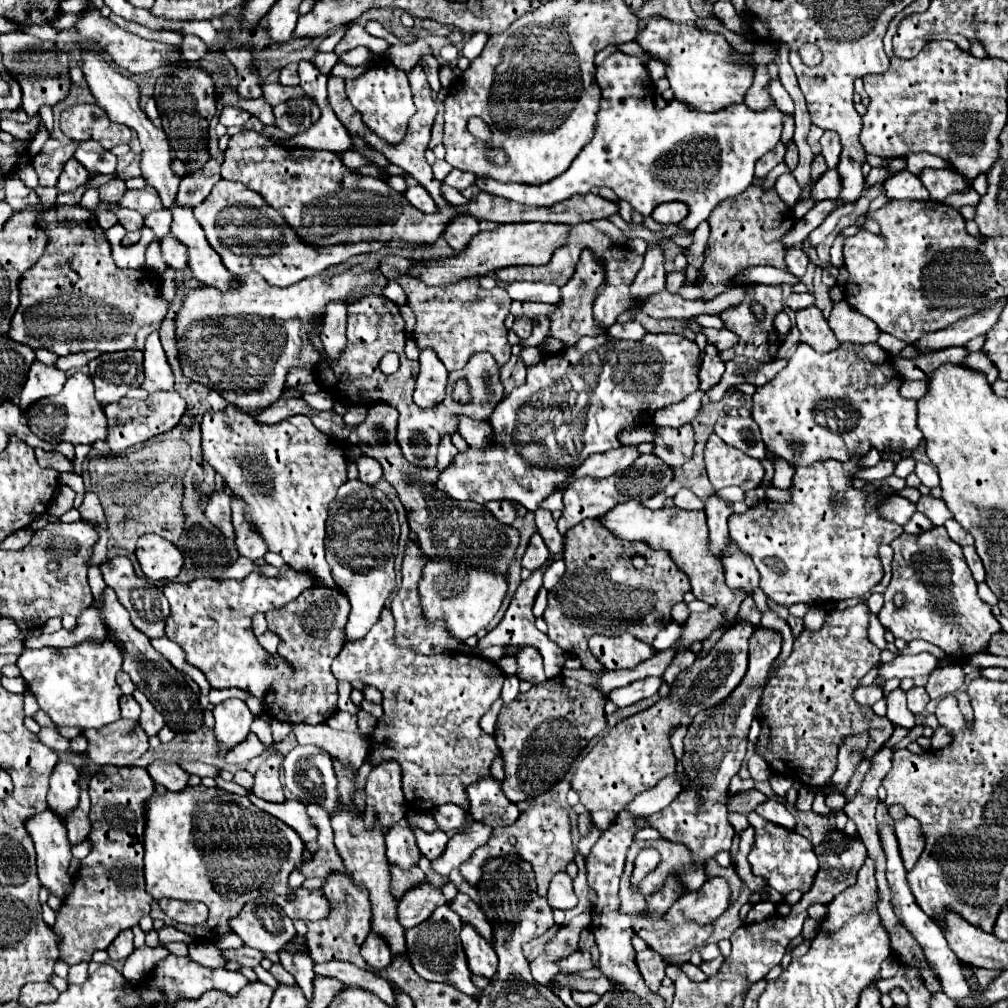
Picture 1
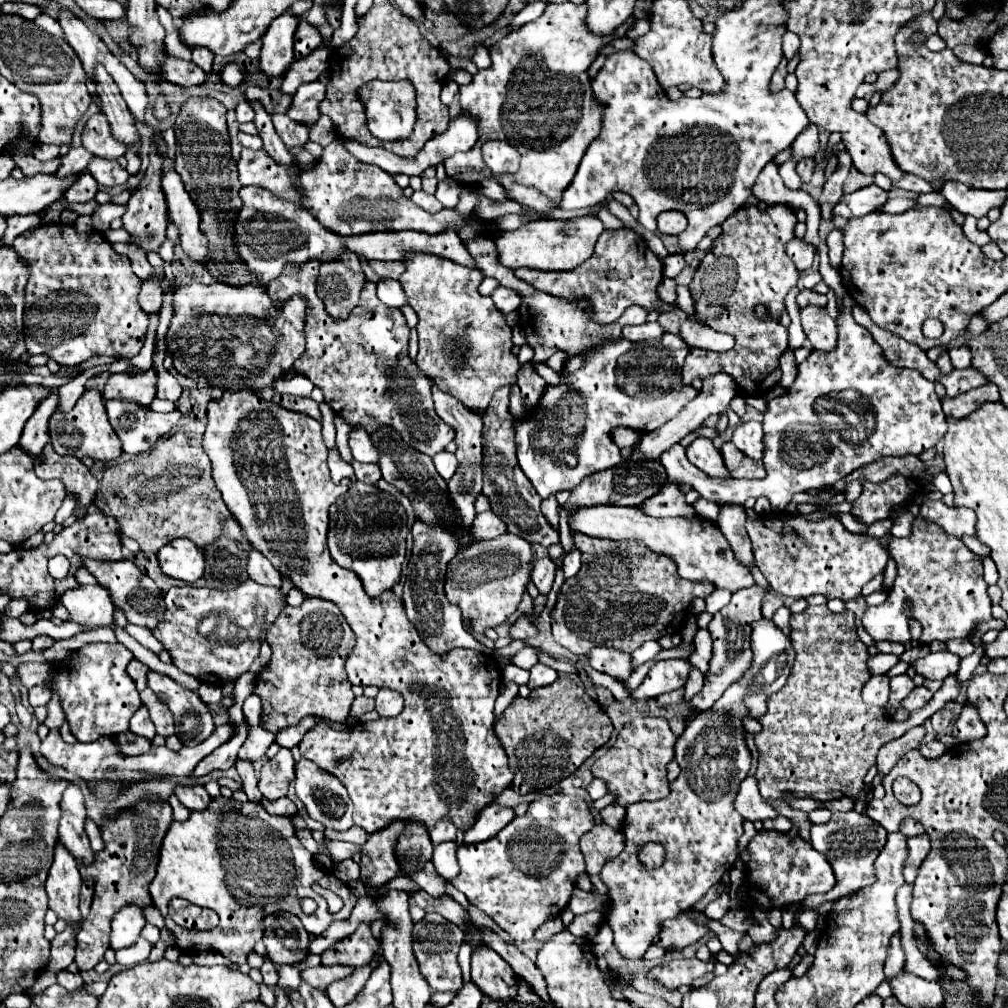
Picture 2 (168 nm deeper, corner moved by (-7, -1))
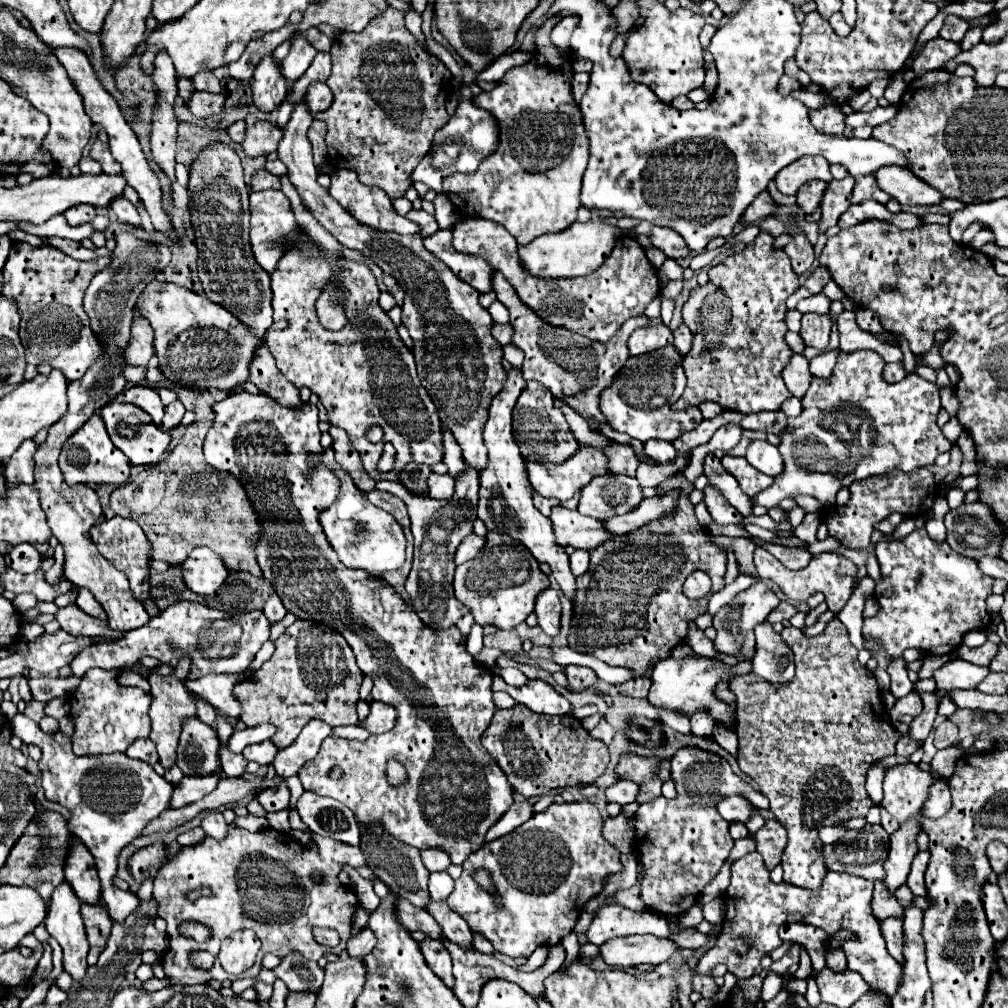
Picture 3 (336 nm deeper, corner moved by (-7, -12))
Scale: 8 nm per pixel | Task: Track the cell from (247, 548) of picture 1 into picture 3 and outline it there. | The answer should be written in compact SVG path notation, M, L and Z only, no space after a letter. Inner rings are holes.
M273 594L273 596L267 600L263 614L267 616L267 620L269 620L271 624L275 624L275 622L281 622L281 620L285 618L287 610L285 610L285 606L281 604L281 600L279 600L279 596L277 596L277 594Z

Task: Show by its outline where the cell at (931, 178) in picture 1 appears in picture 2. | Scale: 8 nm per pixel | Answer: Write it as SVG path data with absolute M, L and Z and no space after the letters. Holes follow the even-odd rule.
M947 181L941 189L941 195L959 211L973 217L983 217L991 207L1001 207L1005 201L1005 191L987 191L973 189L959 181Z

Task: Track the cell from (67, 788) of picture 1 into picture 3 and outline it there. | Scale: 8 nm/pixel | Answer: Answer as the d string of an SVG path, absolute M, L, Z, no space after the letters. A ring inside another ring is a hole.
M73 838L73 848L69 848L65 864L65 880L85 904L101 904L101 884L91 852Z

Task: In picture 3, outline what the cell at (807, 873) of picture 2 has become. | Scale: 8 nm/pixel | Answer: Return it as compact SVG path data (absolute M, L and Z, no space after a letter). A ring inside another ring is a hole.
M751 852L731 864L731 882L723 894L723 930L717 938L717 944L699 960L699 966L693 972L693 976L709 976L709 972L717 964L725 964L727 970L737 978L749 978L759 968L761 958L769 956L775 948L779 948L779 926L783 922L803 922L825 930L829 936L833 936L837 930L855 932L859 940L847 940L847 944L843 944L843 952L849 962L847 966L859 972L863 980L871 984L873 990L893 996L901 982L901 966L889 956L885 948L885 940L879 930L879 920L871 912L871 896L871 880L831 870L823 878L823 886L819 890L805 890L785 882L773 884L769 880L769 872L759 852Z

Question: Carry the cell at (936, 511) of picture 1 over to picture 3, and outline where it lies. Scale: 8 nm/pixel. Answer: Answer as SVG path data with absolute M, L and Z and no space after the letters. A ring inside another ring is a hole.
M983 502L963 504L955 510L949 510L945 516L947 526L947 544L971 558L999 556L1003 544L1003 528L995 522L991 508Z

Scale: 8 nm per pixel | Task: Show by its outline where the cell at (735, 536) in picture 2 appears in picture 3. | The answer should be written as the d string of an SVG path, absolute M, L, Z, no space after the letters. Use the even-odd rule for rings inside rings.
M707 484L707 488L705 488L703 502L717 524L739 524L743 520L743 516L739 516L739 512L735 512L735 508L731 508L731 504L727 504L727 500L723 500L723 494L715 492L715 488L711 488L711 484Z

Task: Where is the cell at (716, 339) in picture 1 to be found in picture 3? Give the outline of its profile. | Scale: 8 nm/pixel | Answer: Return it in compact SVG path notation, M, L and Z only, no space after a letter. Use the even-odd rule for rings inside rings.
M681 324L673 334L675 334L675 344L673 344L673 346L675 346L681 354L687 354L689 348L691 348L691 340L693 340L691 330L689 330L685 324Z

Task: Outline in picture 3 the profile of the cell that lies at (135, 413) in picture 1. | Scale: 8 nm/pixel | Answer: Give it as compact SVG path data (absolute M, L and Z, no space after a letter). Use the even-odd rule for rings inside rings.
M111 400L109 404L105 404L101 408L99 414L101 414L103 422L105 422L105 428L107 428L109 436L111 436L111 440L113 440L113 444L131 460L131 464L153 464L153 462L157 462L165 454L165 450L167 450L167 446L171 442L171 438L165 436L165 432L161 432L153 424L153 420L151 420L151 416L147 412L143 412L141 408L137 408L137 406L129 404L129 402Z

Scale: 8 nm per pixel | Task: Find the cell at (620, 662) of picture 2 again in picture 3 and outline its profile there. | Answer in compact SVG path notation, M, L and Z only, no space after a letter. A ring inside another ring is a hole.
M563 666L563 674L567 676L567 690L581 692L585 688L595 686L595 672L585 666Z

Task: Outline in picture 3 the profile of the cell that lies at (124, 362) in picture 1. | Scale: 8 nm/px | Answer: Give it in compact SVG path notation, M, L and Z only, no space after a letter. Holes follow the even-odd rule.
M131 386L121 394L123 402L131 402L139 408L143 408L157 426L161 426L161 418L165 414L165 404L161 402L159 394L155 388L149 386Z

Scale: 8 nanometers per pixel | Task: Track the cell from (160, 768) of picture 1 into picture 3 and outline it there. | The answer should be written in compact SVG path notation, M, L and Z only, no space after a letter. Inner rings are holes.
M213 810L213 812L209 812L209 818L203 820L201 828L207 832L207 836L211 836L211 838L215 838L215 840L223 840L223 838L227 836L229 824L225 822L225 818L223 818L221 812Z

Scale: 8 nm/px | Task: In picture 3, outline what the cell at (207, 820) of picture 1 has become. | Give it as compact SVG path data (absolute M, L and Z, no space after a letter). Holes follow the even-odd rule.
M229 826L227 838L217 842L213 838L205 838L201 844L183 848L175 858L163 864L155 876L153 898L159 900L159 916L167 922L169 948L161 958L161 966L169 984L209 984L211 980L223 982L223 968L219 964L213 970L203 972L195 970L191 964L181 964L187 958L191 948L213 950L217 958L221 942L233 934L235 930L251 928L261 938L263 946L259 950L257 962L253 968L245 972L249 978L257 978L261 970L261 960L267 952L287 956L289 952L301 952L309 960L319 960L327 954L341 954L351 936L353 914L357 908L357 896L349 886L343 886L337 880L337 874L347 864L351 868L365 866L365 858L359 848L333 840L329 837L313 836L315 846L301 846L291 836L277 832L273 828L265 828L261 832L247 832ZM321 870L325 874L325 884L313 884L311 872ZM207 888L211 894L201 896L197 902L187 900L189 890ZM181 922L201 922L211 930L211 938L203 944L181 936ZM327 926L339 932L341 944L337 948L325 948L315 944L313 928Z

